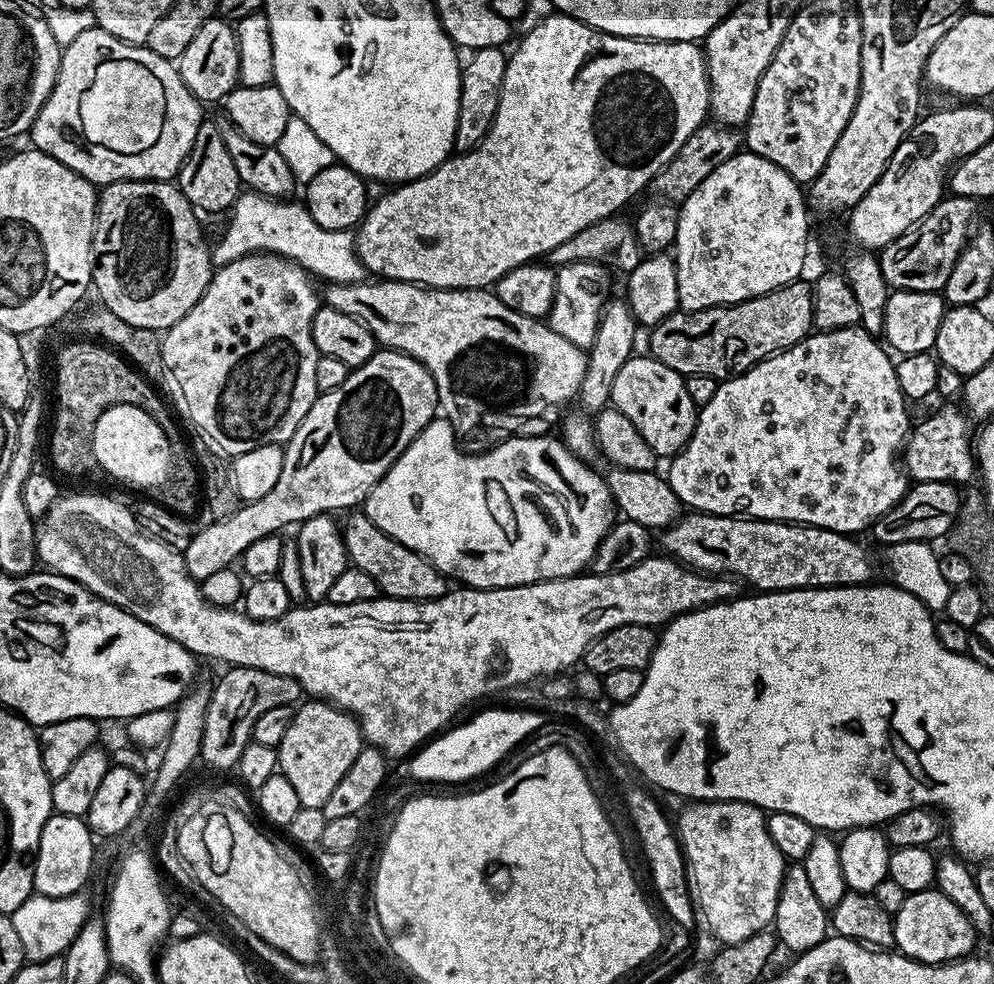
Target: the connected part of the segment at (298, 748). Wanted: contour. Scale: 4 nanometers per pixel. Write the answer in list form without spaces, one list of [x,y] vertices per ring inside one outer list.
[[[315,698],[309,699],[307,702],[309,704],[301,703],[292,713],[290,730],[286,730],[282,742],[278,745],[278,768],[288,779],[290,786],[294,786],[301,808],[320,810],[323,809],[326,798],[330,798],[334,786],[338,786],[338,782],[342,782],[342,774],[346,774],[346,770],[350,770],[350,765],[353,764],[354,758],[358,758],[366,741],[356,717],[345,712],[343,708]]]

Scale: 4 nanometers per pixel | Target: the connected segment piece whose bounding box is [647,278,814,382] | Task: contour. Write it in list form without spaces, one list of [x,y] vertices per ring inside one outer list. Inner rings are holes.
[[[795,280],[737,304],[693,312],[674,311],[647,333],[651,355],[683,377],[706,374],[723,382],[741,376],[758,361],[775,352],[784,352],[810,335],[814,292],[806,280]]]

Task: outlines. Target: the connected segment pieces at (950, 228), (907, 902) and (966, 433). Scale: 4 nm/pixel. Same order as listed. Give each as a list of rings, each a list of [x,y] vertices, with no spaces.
[[[945,195],[934,206],[934,210],[926,214],[926,218],[918,221],[913,228],[907,228],[885,248],[879,249],[878,259],[882,278],[886,278],[889,289],[898,292],[943,293],[946,278],[950,278],[954,262],[968,243],[976,208],[978,204],[975,200],[965,196]]]
[[[935,887],[921,892],[909,892],[905,895],[902,906],[894,914],[895,947],[923,964],[948,964],[951,960],[962,960],[977,951],[978,937],[970,918],[946,898]]]
[[[940,408],[932,412],[920,425],[911,429],[902,449],[902,467],[916,482],[942,480],[963,486],[977,471],[974,459],[974,428],[956,408]]]

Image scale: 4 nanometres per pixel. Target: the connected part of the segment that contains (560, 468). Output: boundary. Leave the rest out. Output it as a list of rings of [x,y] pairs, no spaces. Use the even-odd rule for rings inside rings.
[[[433,418],[416,435],[414,442],[410,442],[410,446],[406,446],[406,450],[396,459],[394,466],[390,466],[390,470],[386,470],[384,477],[370,490],[370,494],[362,505],[364,515],[372,519],[374,526],[378,526],[378,530],[382,530],[390,538],[402,542],[402,546],[414,550],[420,556],[425,556],[445,578],[451,578],[453,581],[455,581],[454,579],[460,580],[456,582],[470,588],[513,588],[543,580],[557,580],[567,576],[581,575],[591,565],[602,538],[614,523],[614,505],[607,479],[603,475],[599,476],[591,468],[593,466],[591,463],[575,456],[564,445],[563,439],[556,437],[555,440],[552,434],[542,436],[509,435],[497,448],[492,448],[489,452],[480,452],[477,456],[467,456],[466,453],[456,449],[456,432],[452,428],[455,428],[453,421],[447,418]]]

